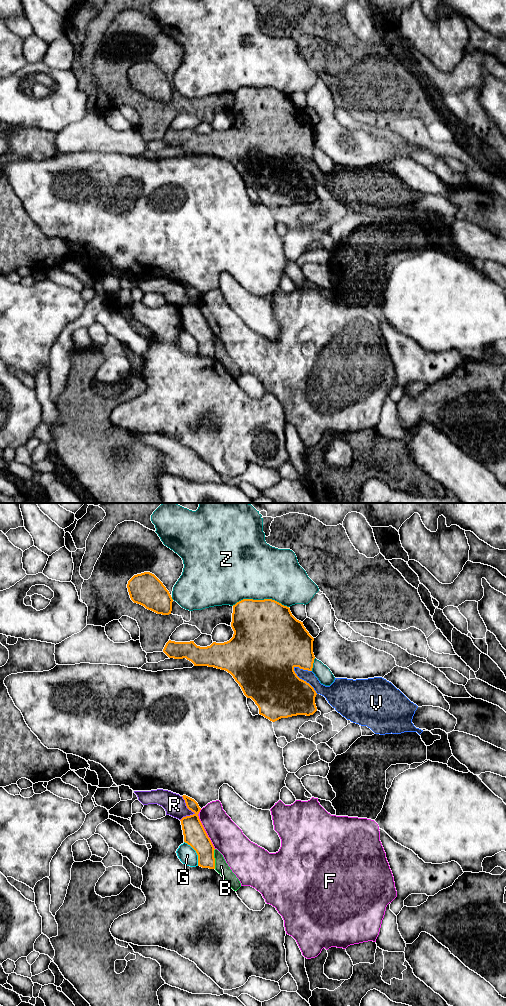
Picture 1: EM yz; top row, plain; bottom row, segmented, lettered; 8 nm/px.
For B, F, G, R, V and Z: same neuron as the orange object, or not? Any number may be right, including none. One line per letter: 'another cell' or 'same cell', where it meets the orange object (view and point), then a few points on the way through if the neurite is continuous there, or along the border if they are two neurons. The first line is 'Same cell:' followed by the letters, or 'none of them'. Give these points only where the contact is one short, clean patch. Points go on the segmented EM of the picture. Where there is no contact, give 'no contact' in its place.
Same cell: none of them
B: another cell; meets orange in yz at (214, 859)
F: another cell; meets orange in yz at (205, 832)
G: another cell; meets orange in yz at (196, 852); border along yz (184, 841), (195, 851), (198, 865)
R: another cell; meets orange in yz at (191, 810)
V: another cell; meets orange in yz at (303, 680)
Z: another cell; meets orange in yz at (260, 600)

